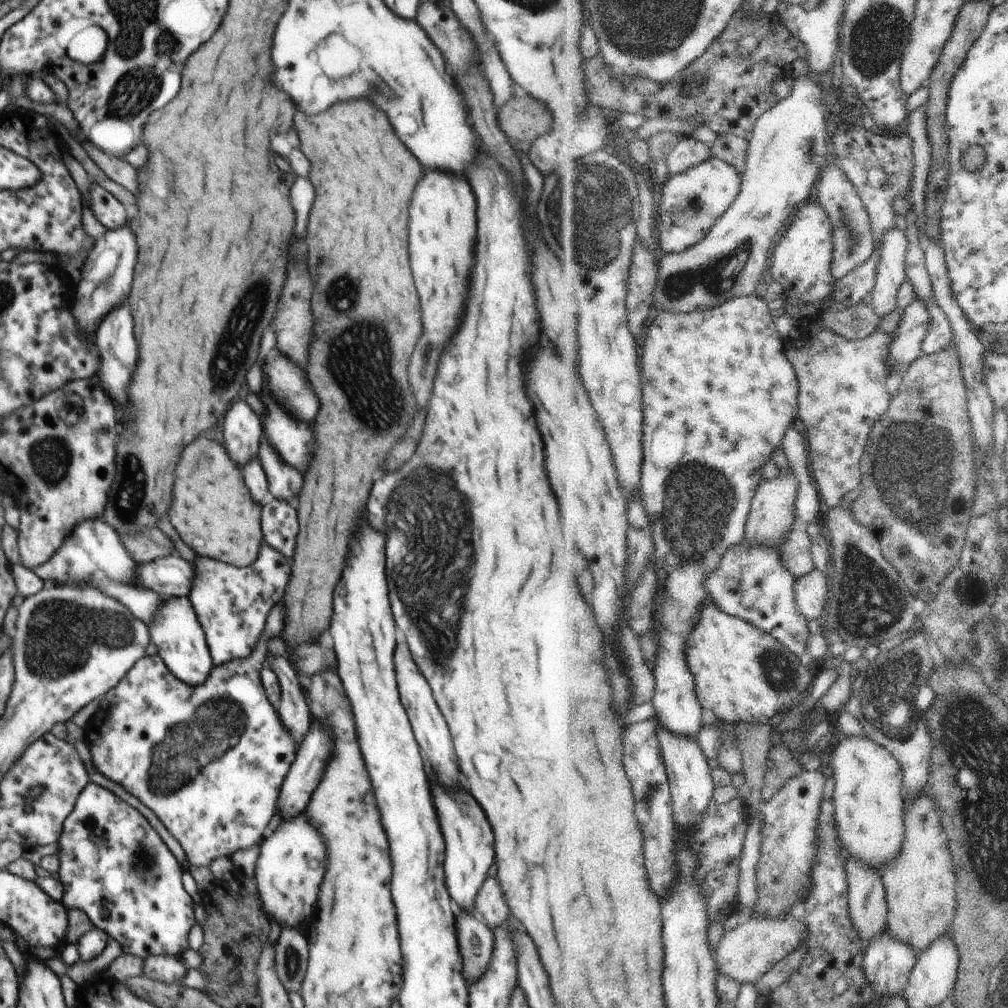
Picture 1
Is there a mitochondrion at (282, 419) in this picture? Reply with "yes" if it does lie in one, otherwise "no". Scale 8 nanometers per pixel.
no

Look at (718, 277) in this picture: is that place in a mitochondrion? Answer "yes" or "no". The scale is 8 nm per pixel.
yes

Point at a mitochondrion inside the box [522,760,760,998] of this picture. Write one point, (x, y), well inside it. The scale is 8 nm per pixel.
(649, 791)

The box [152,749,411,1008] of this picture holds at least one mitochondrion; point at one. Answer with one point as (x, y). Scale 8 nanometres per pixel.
(290, 966)

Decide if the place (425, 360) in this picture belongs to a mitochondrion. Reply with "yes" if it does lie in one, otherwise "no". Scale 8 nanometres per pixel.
yes

